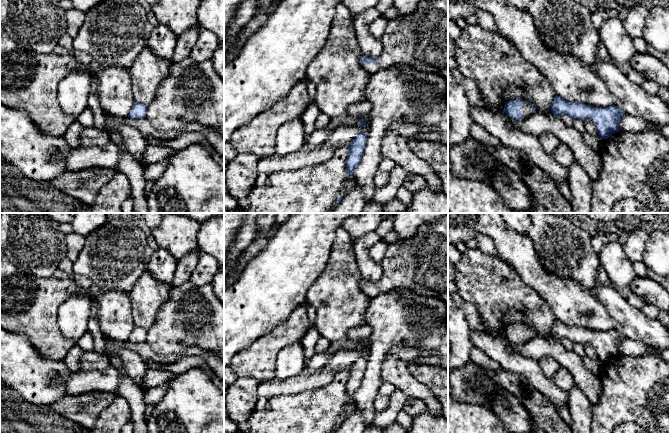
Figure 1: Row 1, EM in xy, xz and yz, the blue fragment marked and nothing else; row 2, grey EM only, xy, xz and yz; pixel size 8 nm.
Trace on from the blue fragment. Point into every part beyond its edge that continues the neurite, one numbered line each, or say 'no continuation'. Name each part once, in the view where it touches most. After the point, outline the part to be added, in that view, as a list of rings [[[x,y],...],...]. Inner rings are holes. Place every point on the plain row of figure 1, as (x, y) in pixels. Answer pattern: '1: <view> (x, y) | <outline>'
1: yz (526, 333) | [[[525,325],[522,327],[522,343],[525,343],[533,338],[532,331],[527,329]]]

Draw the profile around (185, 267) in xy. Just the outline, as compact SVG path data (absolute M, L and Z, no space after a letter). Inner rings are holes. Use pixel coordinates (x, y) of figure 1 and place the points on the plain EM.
M198 248L178 262L174 278L170 286L180 286L190 280L191 274L199 261L201 253L202 252Z

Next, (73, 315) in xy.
M76 294L60 305L58 325L65 338L77 342L88 331L91 304L92 297Z

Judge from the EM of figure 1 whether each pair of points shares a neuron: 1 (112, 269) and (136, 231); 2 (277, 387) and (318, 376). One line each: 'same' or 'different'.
1: same
2: same

